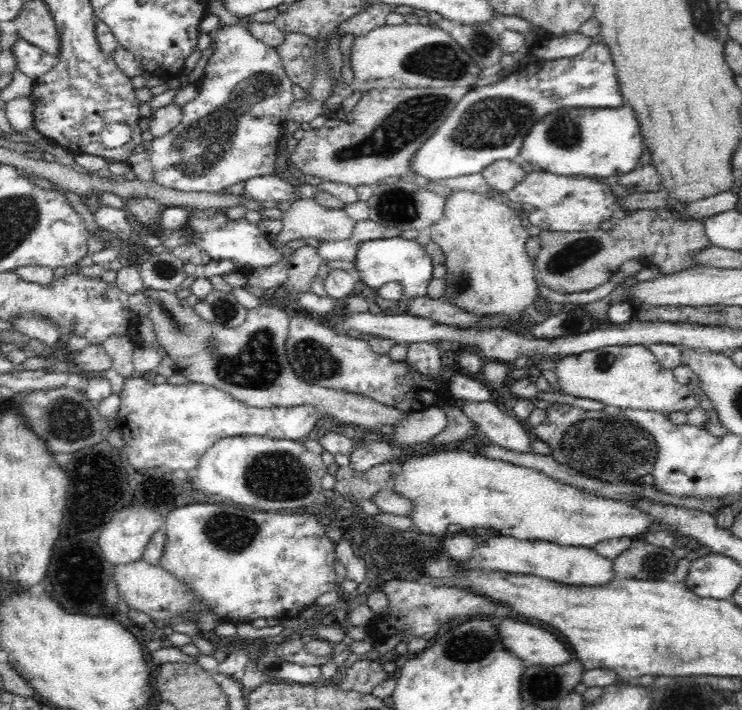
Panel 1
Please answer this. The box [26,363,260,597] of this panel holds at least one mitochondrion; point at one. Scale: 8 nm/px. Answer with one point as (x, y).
(65, 419)

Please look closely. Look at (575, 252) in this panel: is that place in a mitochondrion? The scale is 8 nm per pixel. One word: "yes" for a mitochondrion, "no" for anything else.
yes

